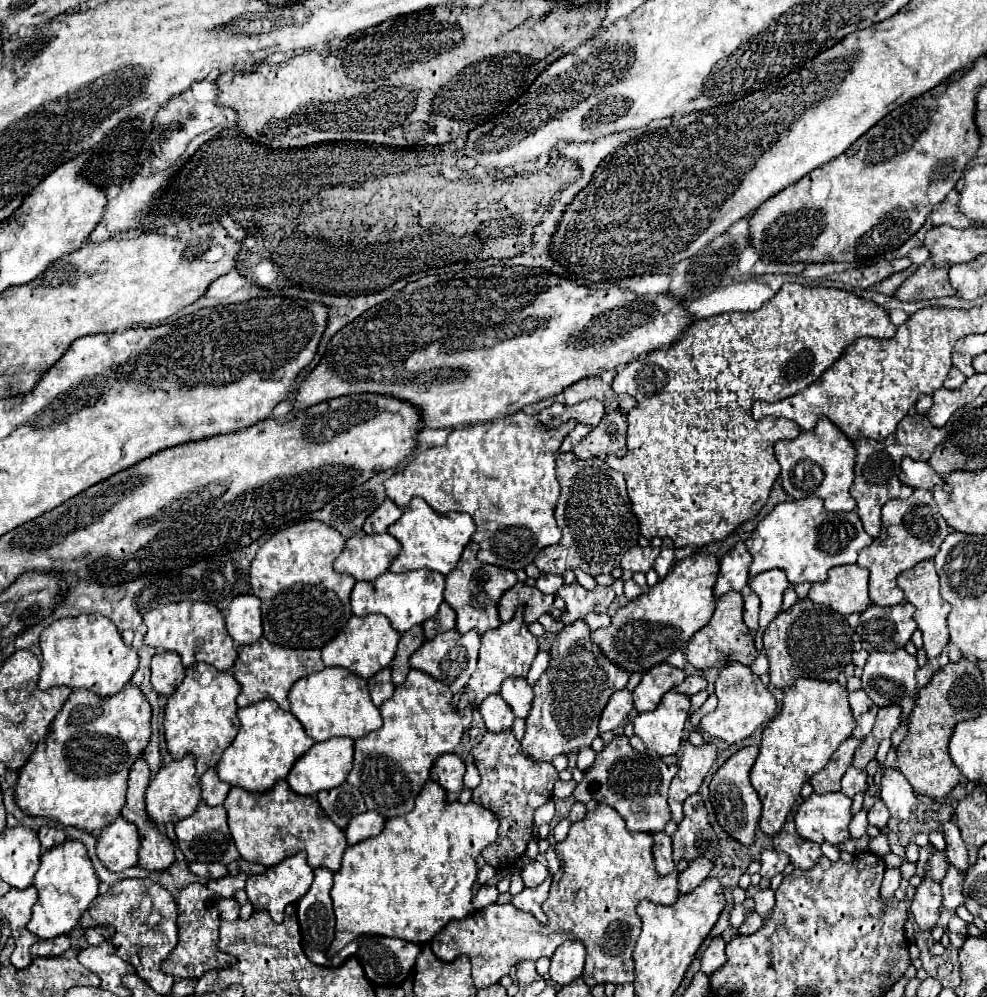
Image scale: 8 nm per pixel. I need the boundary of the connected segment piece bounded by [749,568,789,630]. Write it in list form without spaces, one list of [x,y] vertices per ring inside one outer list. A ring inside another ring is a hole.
[[[767,570],[757,574],[755,578],[749,580],[751,590],[761,598],[761,616],[759,616],[759,628],[765,630],[769,622],[779,614],[781,602],[783,602],[783,592],[789,588],[789,580],[785,572],[777,570]]]

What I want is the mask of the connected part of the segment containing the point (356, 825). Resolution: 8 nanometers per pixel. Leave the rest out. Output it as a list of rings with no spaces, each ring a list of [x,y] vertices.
[[[363,812],[355,816],[349,826],[345,828],[345,836],[349,844],[357,844],[361,840],[367,840],[371,836],[377,836],[383,830],[385,818],[379,816],[377,812]]]

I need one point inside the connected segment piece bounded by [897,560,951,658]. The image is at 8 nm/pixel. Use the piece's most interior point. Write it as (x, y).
(921, 584)

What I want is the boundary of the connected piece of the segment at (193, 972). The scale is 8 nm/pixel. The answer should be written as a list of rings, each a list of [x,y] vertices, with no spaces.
[[[195,882],[195,884],[185,886],[179,892],[177,908],[179,908],[179,918],[177,918],[179,944],[171,950],[167,960],[163,960],[163,964],[161,964],[161,970],[165,974],[171,974],[175,978],[201,978],[207,970],[235,964],[233,956],[223,954],[217,948],[221,920],[237,920],[237,916],[239,916],[239,902],[235,898],[215,900],[215,898],[211,898],[209,890],[203,884]]]

